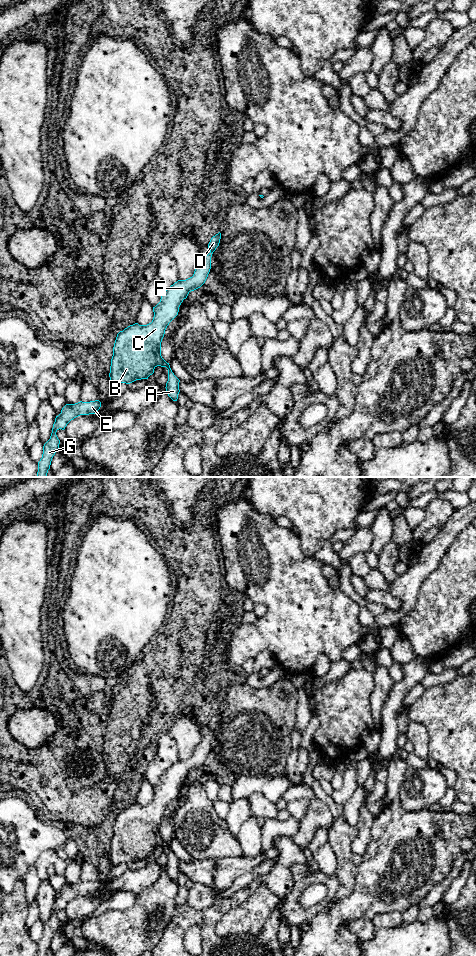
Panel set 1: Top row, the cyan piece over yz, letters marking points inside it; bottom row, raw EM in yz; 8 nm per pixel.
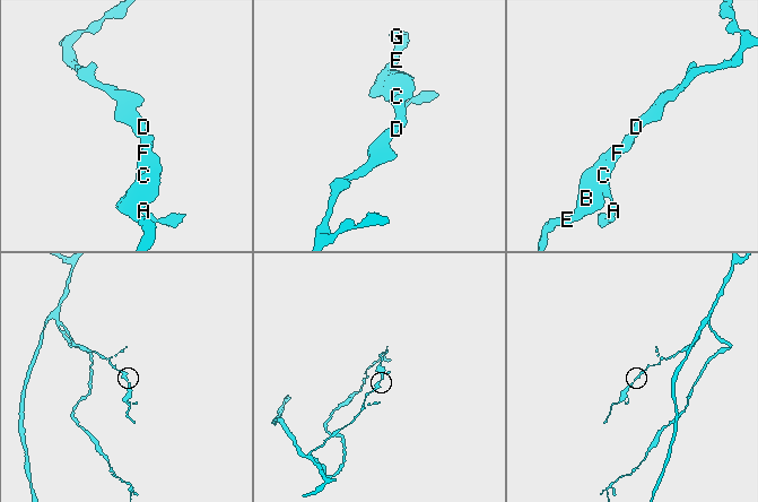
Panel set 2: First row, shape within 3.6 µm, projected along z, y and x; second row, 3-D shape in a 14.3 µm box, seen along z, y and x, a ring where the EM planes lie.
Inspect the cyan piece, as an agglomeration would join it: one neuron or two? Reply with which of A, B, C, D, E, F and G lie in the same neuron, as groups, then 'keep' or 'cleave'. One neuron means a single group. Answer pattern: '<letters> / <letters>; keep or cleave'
A B C D E F G; keep

